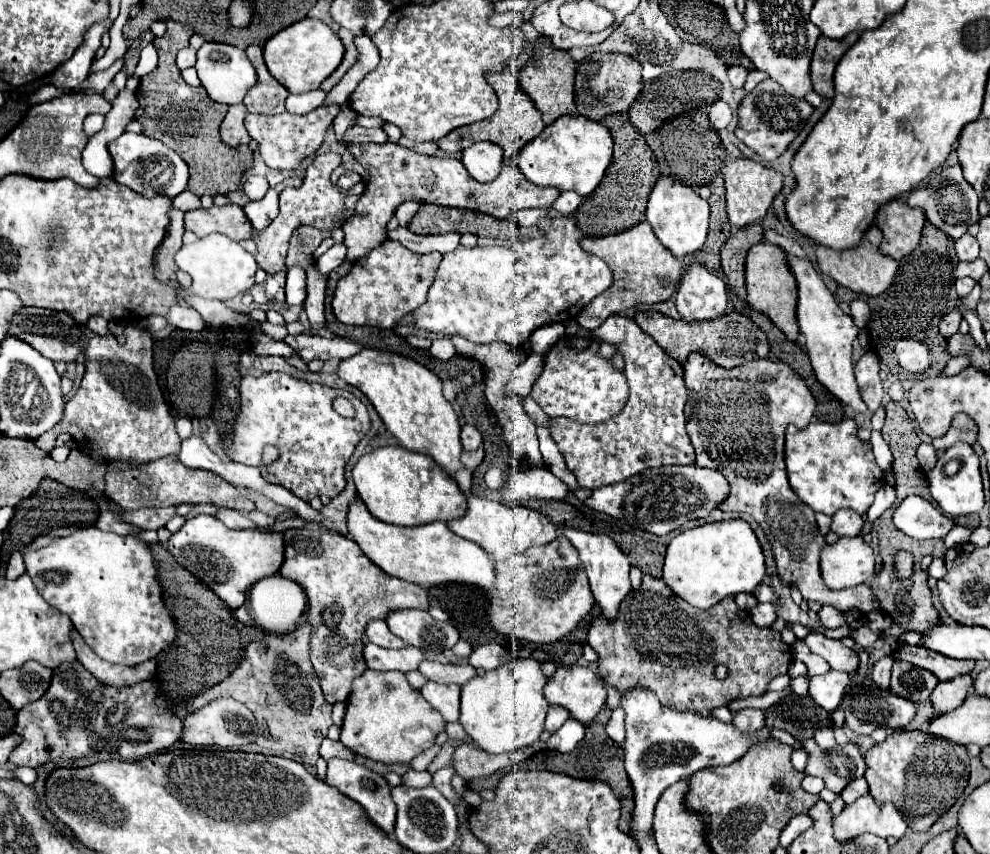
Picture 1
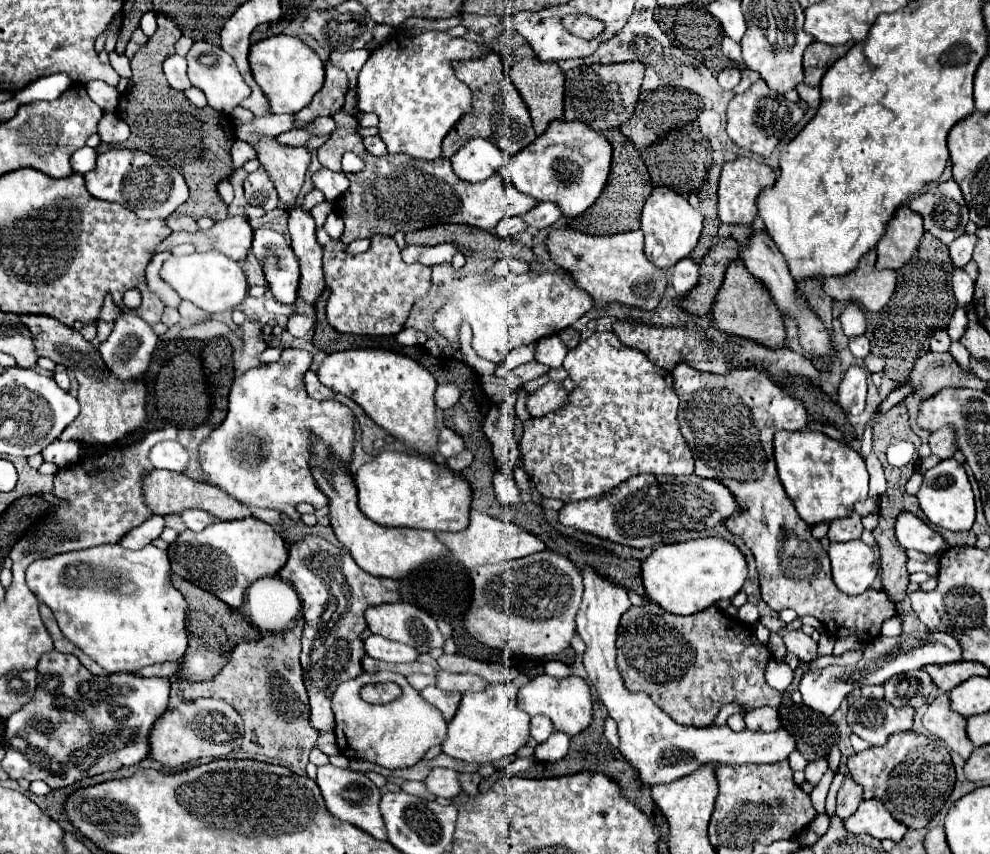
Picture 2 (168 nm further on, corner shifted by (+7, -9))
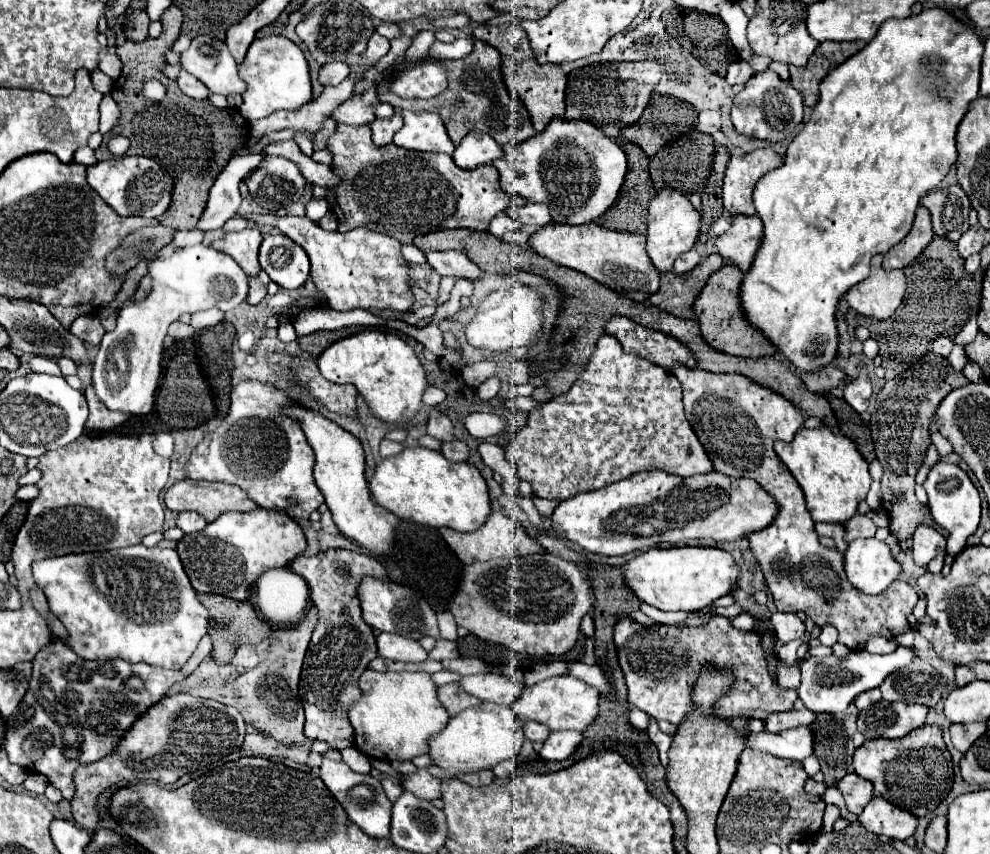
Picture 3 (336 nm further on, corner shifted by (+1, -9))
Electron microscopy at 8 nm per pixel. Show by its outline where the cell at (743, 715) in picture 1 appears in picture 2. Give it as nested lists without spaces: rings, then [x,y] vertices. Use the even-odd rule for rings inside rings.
[[[754,708],[744,714],[744,722],[748,730],[758,730],[758,732],[774,732],[780,728],[780,718],[776,708]]]

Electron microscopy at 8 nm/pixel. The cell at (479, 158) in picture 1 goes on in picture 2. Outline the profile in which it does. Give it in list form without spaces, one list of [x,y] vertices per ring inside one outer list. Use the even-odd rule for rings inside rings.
[[[472,138],[450,160],[454,174],[460,180],[480,182],[498,172],[504,166],[506,156],[498,146],[492,146],[492,142],[484,138]]]

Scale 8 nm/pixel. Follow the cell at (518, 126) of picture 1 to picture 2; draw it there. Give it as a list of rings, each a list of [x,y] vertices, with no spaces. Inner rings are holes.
[[[490,52],[478,60],[454,62],[452,68],[456,72],[456,76],[470,86],[470,90],[478,92],[478,96],[474,100],[474,112],[464,116],[456,124],[456,128],[450,130],[452,134],[448,134],[444,138],[444,142],[442,142],[442,156],[444,158],[454,156],[460,150],[460,146],[464,146],[464,142],[468,142],[470,138],[476,138],[476,136],[498,144],[500,150],[508,158],[512,158],[516,152],[526,148],[536,138],[528,108],[526,108],[522,96],[518,94],[518,90],[514,88],[514,84],[510,82],[510,78],[506,76],[506,70],[502,66],[502,58],[496,52]]]

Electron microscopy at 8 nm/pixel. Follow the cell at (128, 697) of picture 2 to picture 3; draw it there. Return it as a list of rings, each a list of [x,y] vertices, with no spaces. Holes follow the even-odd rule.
[[[56,640],[54,644],[44,646],[32,660],[32,678],[30,678],[28,690],[26,690],[18,710],[8,720],[8,730],[6,730],[6,740],[4,740],[8,760],[22,768],[44,774],[50,780],[50,784],[62,792],[62,796],[66,800],[72,800],[74,770],[80,764],[90,764],[90,762],[96,762],[102,756],[110,754],[116,748],[118,740],[124,736],[124,732],[134,724],[134,720],[142,712],[146,712],[152,704],[156,704],[160,698],[164,698],[168,694],[168,688],[174,682],[180,682],[184,678],[186,678],[186,674],[176,672],[176,670],[154,668],[148,664],[132,664],[132,662],[124,662],[120,658],[90,662],[90,660],[76,656],[68,646],[64,646],[64,642]],[[132,676],[136,676],[144,682],[144,690],[130,690],[126,686],[126,680]]]

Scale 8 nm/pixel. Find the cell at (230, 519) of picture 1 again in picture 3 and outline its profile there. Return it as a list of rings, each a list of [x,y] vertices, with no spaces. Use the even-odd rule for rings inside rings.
[[[182,512],[176,520],[176,526],[180,530],[184,530],[184,534],[194,534],[194,532],[200,532],[206,526],[206,520],[196,512]]]

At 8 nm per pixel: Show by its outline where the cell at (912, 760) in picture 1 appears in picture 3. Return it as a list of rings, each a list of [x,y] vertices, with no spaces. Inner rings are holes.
[[[922,726],[900,740],[866,740],[854,752],[854,772],[874,784],[874,796],[882,796],[894,806],[922,818],[936,810],[952,788],[954,772],[950,752],[944,746],[940,726]]]

